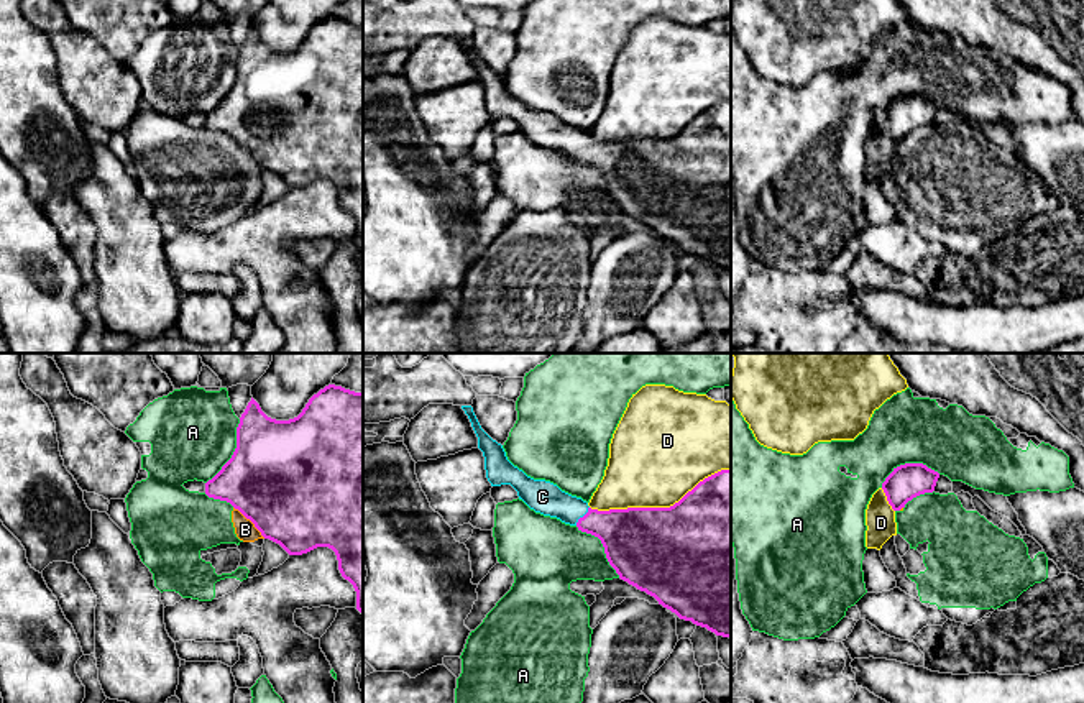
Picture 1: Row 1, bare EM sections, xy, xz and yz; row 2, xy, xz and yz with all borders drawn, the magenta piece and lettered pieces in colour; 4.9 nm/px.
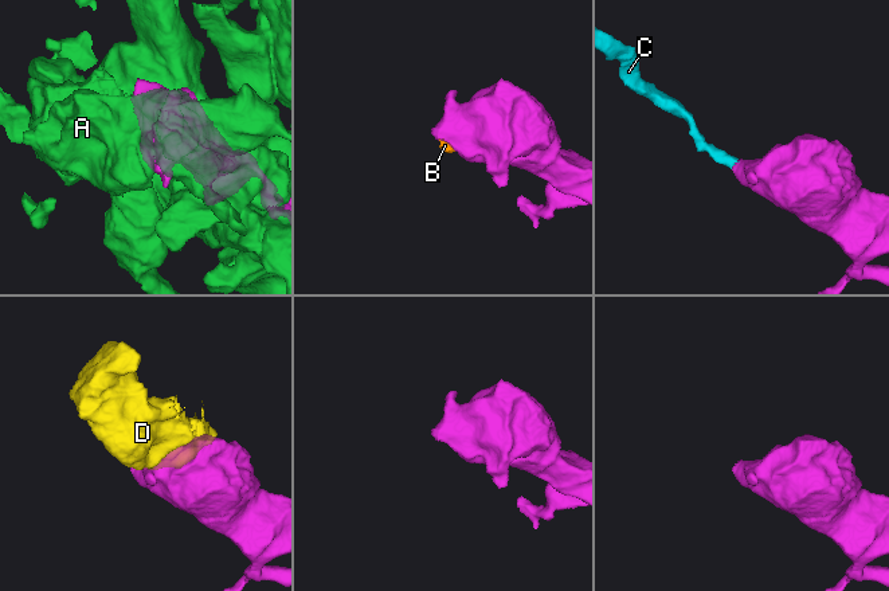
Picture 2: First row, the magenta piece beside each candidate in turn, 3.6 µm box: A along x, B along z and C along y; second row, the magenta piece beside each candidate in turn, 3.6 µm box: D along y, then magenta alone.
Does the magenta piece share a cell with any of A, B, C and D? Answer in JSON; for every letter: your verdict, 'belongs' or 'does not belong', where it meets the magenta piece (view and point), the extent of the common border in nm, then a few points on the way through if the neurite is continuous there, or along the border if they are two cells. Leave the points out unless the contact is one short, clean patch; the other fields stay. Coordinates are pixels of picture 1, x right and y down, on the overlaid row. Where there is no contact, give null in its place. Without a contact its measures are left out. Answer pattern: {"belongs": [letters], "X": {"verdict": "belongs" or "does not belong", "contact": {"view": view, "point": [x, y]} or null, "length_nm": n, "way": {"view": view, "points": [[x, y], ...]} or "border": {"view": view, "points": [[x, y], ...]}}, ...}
{"belongs": ["C"], "A": {"verdict": "does not belong", "contact": {"view": "xy", "point": [234, 452]}, "length_nm": 360}, "B": {"verdict": "does not belong", "contact": {"view": "xy", "point": [250, 519]}, "length_nm": 220, "border": {"view": "xy", "points": [[234, 506], [265, 537]]}}, "C": {"verdict": "belongs", "contact": {"view": "xz", "point": [583, 516]}, "length_nm": 120, "way": {"view": "xz", "points": [[629, 536], [583, 516], [542, 496]]}}, "D": {"verdict": "does not belong", "contact": {"view": "xz", "point": [659, 508]}, "length_nm": 700}}

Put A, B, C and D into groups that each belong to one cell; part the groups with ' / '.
A B D / C

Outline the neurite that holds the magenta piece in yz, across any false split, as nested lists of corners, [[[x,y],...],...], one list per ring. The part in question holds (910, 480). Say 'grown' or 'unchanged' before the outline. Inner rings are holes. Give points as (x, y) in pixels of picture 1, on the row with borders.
unchanged; [[[905,463],[885,478],[882,489],[893,511],[905,508],[913,498],[933,493],[939,473],[923,463]]]

